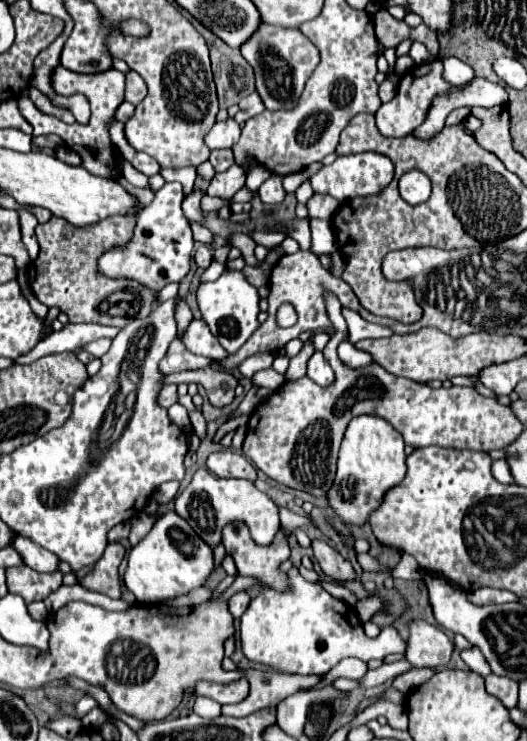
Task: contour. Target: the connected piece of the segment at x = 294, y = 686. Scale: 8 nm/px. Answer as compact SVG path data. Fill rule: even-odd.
M245 670L250 690L248 697L239 704L222 705L221 713L225 716L248 716L267 708L277 706L287 696L313 688L321 678L301 678L301 676L285 676L279 672L263 672L263 670Z

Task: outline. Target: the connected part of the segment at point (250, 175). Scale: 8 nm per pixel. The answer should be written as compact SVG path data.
M258 165L247 172L245 184L249 190L256 192L263 182L265 182L264 166Z

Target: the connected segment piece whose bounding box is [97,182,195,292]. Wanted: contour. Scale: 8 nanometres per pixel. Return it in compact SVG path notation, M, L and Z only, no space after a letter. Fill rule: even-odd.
M169 182L155 192L149 208L137 214L137 226L125 246L115 246L97 258L97 272L113 280L135 280L143 288L161 292L169 282L181 282L191 266L193 234L181 210L183 190L181 184Z

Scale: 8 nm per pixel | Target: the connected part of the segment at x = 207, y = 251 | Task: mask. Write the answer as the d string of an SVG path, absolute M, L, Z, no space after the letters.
M199 246L199 248L197 248L197 252L195 252L195 262L197 262L199 268L203 268L203 270L209 268L211 258L213 258L211 248L207 248L207 246Z

